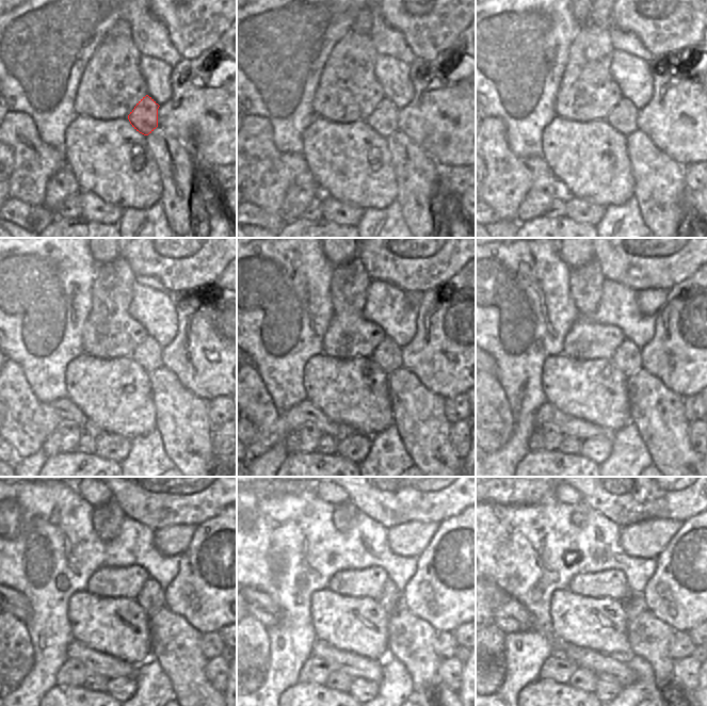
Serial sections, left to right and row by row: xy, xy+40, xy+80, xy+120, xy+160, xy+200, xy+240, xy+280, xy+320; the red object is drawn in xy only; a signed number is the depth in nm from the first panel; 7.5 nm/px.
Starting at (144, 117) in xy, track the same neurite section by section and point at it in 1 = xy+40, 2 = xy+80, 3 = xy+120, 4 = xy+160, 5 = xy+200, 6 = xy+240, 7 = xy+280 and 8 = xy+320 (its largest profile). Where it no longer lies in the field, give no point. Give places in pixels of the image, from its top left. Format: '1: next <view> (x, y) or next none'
1: next xy+40 (383, 119)
2: next xy+80 (623, 117)
3: next xy+120 (148, 354)
4: next xy+160 (387, 354)
5: next xy+200 (627, 358)
6: next xy+240 (150, 597)
7: next xy+280 (390, 597)
8: next xy+320 (635, 606)

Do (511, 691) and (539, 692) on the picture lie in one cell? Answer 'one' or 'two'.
two

